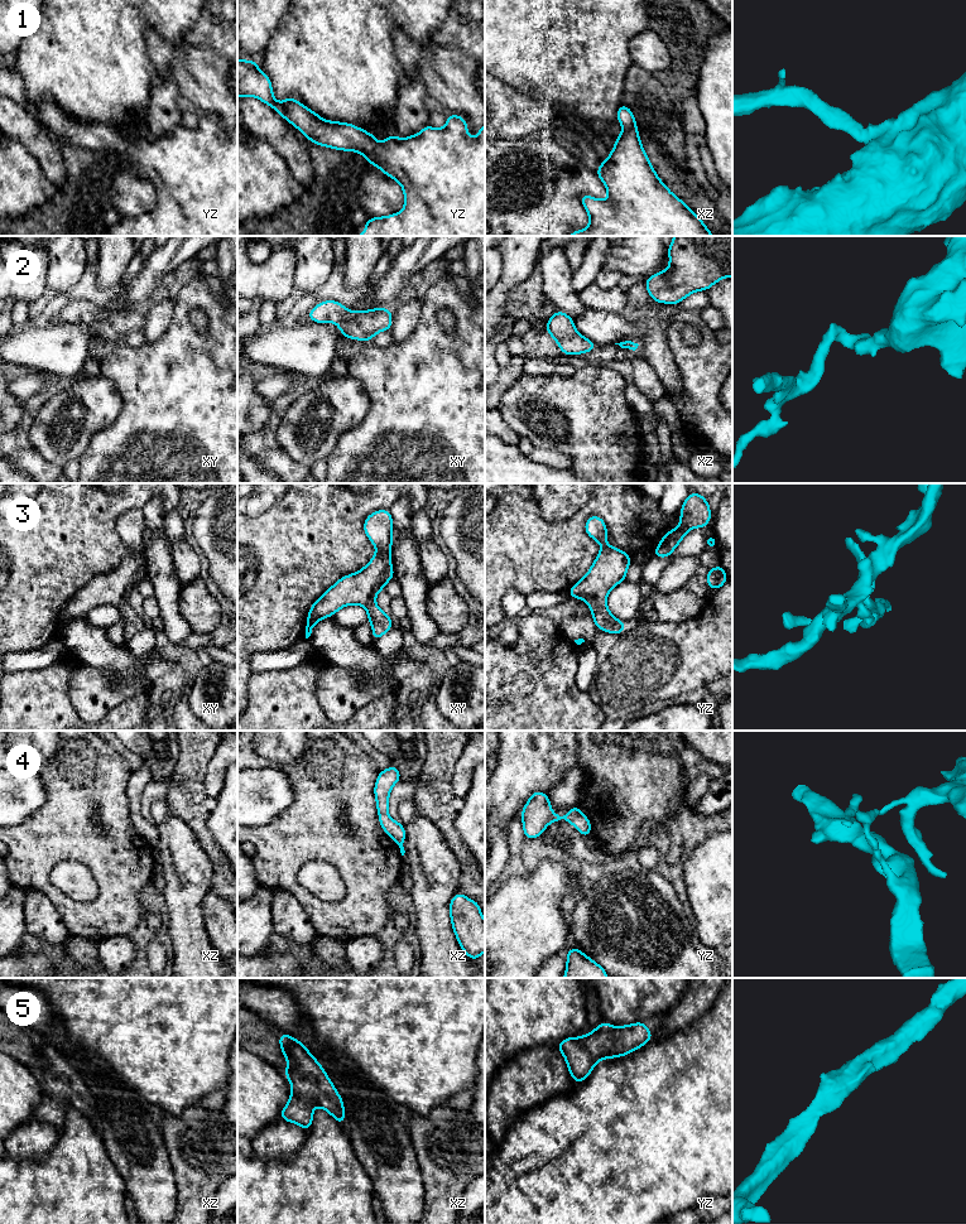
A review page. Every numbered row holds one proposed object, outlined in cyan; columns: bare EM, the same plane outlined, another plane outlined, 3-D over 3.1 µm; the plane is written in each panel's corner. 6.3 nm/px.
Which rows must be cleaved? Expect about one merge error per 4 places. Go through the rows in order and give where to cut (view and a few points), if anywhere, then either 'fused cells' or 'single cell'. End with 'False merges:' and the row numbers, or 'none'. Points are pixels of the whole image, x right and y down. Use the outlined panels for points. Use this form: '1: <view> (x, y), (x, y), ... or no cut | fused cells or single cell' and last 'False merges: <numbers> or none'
1: no cut | single cell
2: no cut | single cell
3: no cut | single cell
4: xz (383, 810), (384, 828) | fused cells
5: no cut | single cell
False merges: 4

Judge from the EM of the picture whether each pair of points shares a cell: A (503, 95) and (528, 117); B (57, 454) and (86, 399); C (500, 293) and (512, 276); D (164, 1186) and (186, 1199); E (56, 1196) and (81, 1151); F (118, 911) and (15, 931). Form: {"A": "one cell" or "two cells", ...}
{"A": "one cell", "B": "one cell", "C": "one cell", "D": "two cells", "E": "one cell", "F": "two cells"}

